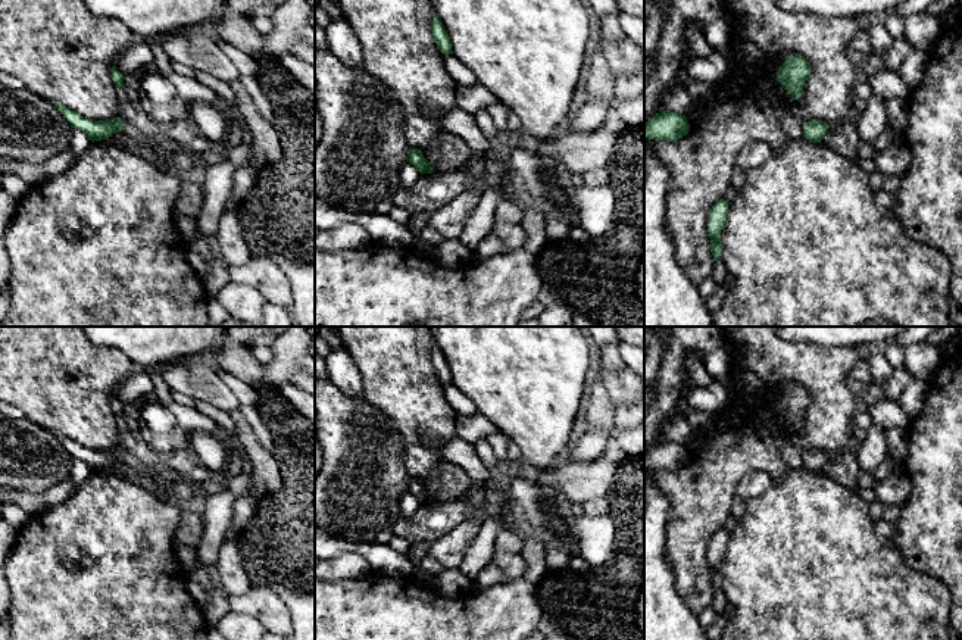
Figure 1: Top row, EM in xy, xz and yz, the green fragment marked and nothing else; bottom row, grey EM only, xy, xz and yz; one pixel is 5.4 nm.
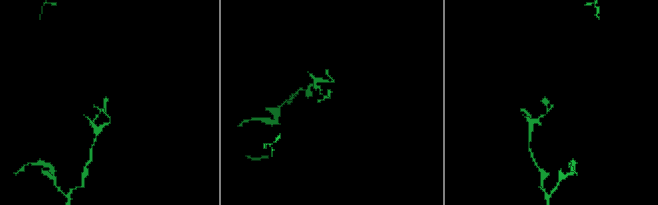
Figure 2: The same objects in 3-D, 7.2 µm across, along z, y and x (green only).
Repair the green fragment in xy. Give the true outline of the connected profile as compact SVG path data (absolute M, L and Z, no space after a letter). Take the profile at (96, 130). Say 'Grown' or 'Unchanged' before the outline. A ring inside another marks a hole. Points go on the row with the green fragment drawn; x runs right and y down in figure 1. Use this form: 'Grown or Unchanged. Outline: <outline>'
Unchanged. Outline: M51 102L63 118L71 124L72 128L85 132L91 143L109 138L112 134L124 129L124 122L119 116L109 121L93 121L81 116L69 107Z

